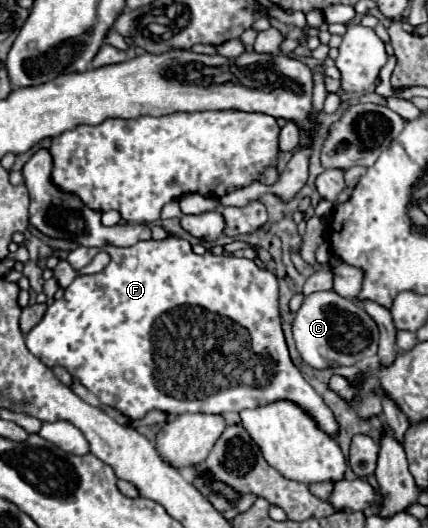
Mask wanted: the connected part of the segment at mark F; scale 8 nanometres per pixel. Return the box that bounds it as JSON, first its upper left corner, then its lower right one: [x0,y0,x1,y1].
[26,235,338,435]

